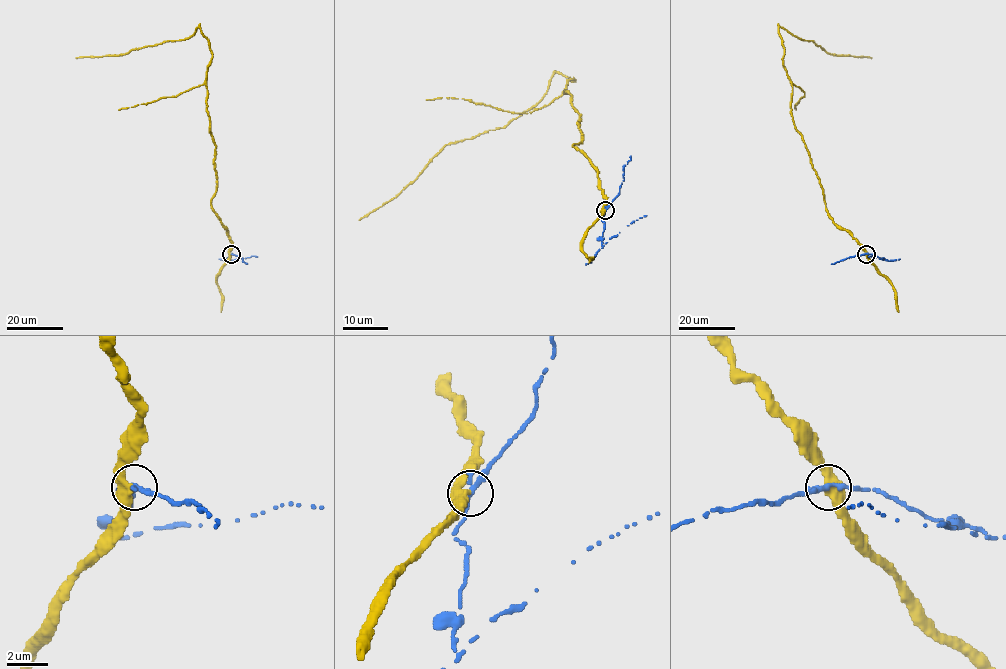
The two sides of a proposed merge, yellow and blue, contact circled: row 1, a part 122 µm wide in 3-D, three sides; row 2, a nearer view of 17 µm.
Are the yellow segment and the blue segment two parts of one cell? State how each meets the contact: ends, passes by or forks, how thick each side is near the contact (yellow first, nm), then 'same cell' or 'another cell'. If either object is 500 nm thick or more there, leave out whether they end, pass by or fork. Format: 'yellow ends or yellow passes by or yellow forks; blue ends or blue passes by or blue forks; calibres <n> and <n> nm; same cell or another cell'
yellow passes by; blue passes by; calibres 440 and 260 nm; another cell

